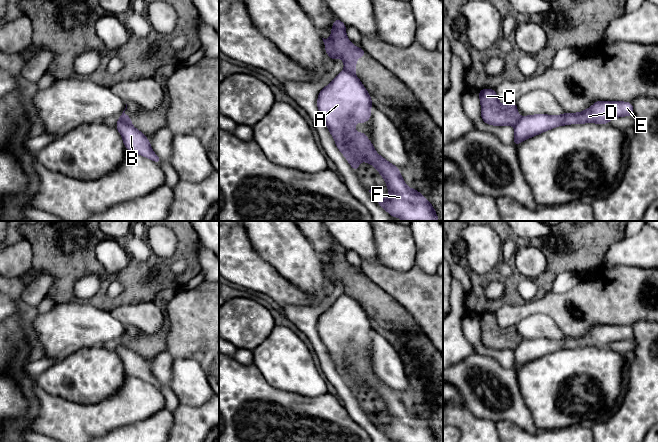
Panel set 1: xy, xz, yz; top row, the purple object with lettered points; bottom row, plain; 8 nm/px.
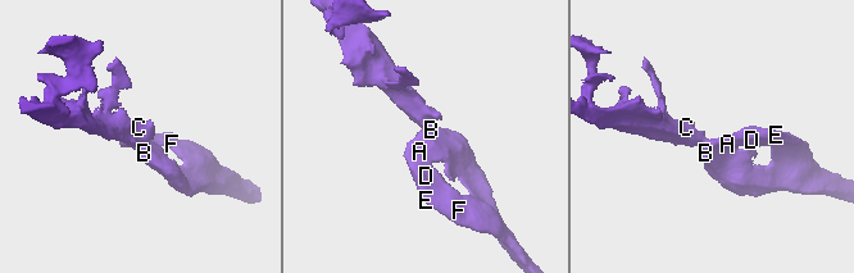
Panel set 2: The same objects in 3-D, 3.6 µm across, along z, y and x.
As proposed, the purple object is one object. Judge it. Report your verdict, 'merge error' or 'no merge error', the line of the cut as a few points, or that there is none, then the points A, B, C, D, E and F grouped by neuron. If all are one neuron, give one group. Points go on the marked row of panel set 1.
merge error; cut xy (118, 118), (131, 125); groups A B D E F / C

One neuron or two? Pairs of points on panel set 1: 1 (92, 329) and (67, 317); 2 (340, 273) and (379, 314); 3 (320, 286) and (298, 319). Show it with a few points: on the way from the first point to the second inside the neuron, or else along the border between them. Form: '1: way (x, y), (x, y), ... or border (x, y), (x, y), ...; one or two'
1: way (86, 325), (75, 325), (73, 323); one
2: way (351, 280), (374, 303); one
3: border (334, 284), (331, 292), (315, 305); two

